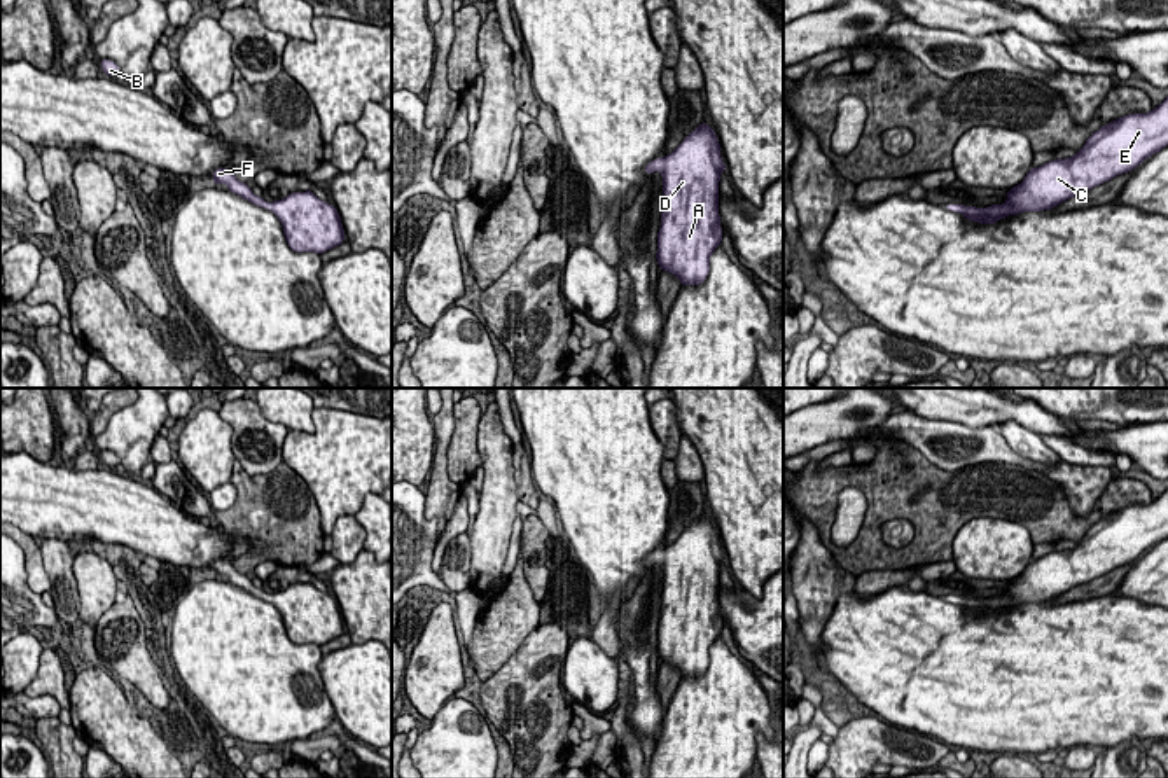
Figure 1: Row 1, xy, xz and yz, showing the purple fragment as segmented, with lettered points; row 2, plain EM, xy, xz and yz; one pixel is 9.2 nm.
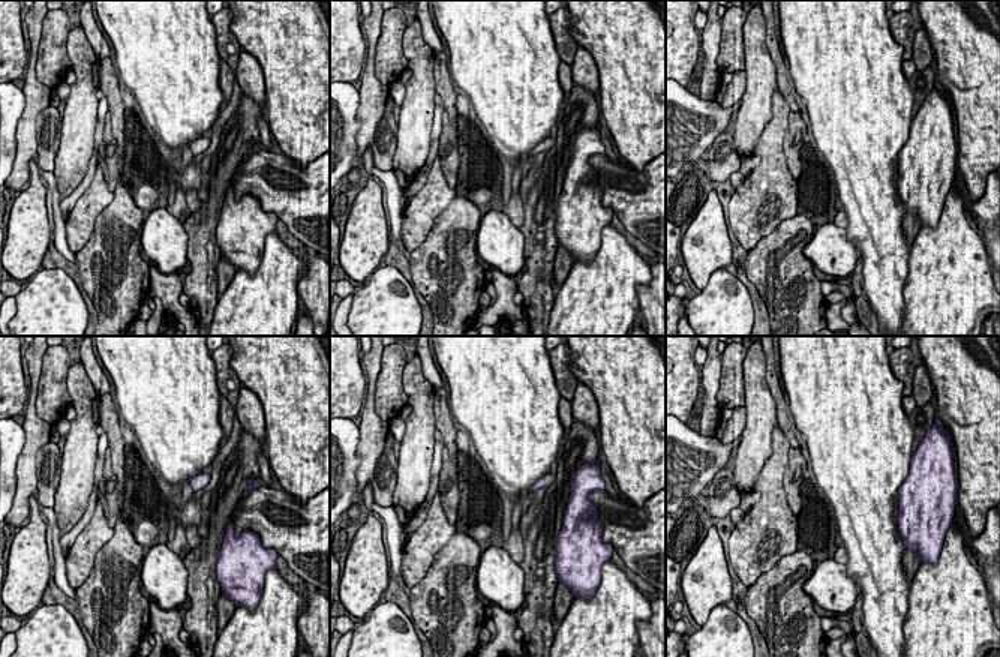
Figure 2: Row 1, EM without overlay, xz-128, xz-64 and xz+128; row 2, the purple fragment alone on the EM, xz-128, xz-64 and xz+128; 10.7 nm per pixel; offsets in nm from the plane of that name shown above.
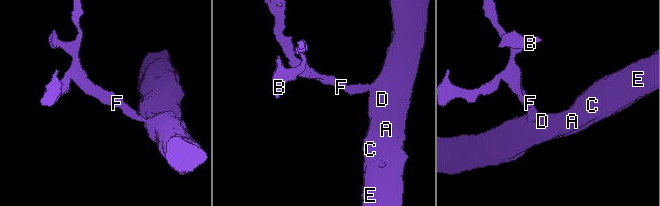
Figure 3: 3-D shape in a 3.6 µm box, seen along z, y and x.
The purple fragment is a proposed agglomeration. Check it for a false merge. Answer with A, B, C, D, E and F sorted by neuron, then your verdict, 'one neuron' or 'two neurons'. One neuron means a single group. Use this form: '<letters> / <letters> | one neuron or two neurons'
A B C D E F | one neuron

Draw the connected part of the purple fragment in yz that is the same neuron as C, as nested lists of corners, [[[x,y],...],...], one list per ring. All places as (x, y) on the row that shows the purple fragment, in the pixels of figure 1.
[[[1168,96],[1149,114],[1128,114],[1102,126],[1074,157],[1032,166],[1025,180],[1007,191],[1004,205],[976,208],[948,203],[944,208],[977,224],[997,224],[998,219],[1032,210],[1053,210],[1075,194],[1135,170],[1166,145]]]

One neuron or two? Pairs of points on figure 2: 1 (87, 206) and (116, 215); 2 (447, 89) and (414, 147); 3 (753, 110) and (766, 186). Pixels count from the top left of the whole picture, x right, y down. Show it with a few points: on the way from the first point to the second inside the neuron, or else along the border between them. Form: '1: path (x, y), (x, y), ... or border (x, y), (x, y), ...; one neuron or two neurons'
1: border (114, 192), (86, 242); two neurons
2: border (434, 59), (437, 93); two neurons
3: border (772, 107), (772, 116), (759, 137), (753, 155); two neurons

